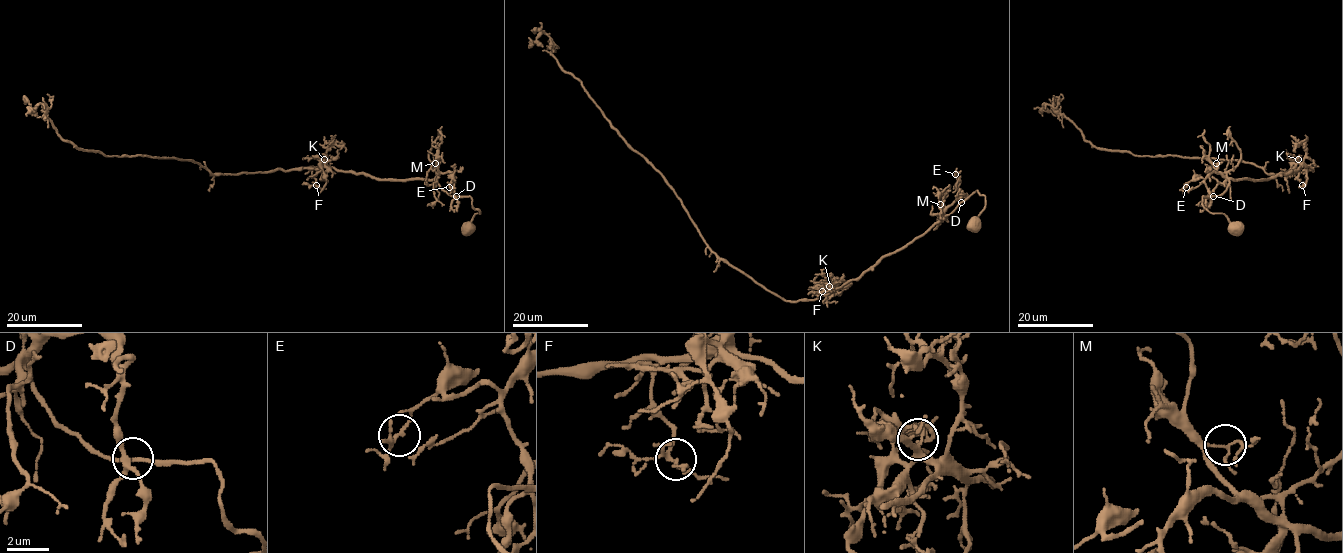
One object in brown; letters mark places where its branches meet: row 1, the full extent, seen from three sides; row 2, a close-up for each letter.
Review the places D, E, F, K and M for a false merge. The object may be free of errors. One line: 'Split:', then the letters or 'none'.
Split: none

